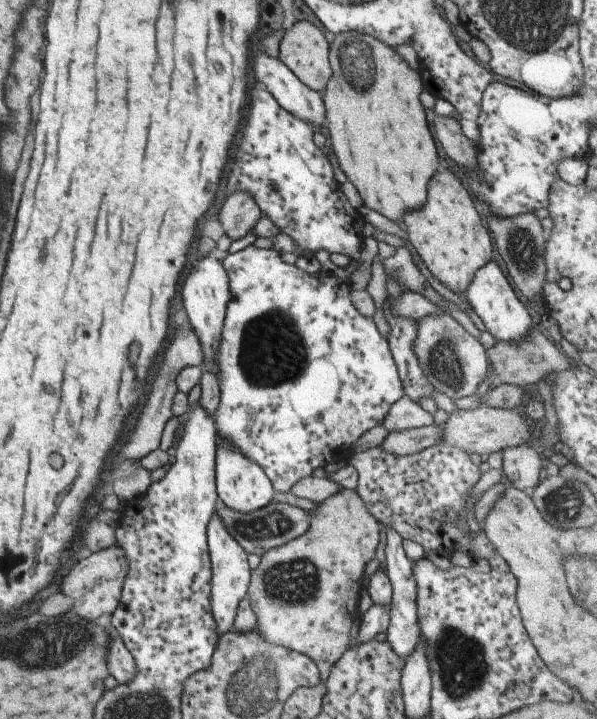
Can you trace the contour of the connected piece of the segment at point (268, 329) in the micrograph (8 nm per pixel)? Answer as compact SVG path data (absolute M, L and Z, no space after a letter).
M252 244L241 251L230 253L222 263L229 278L231 301L227 304L221 343L217 350L221 395L214 418L218 435L231 440L247 457L260 464L272 481L276 493L290 492L299 480L309 477L319 466L334 467L348 462L353 453L352 444L376 424L383 424L391 406L405 394L389 342L378 331L373 317L361 315L357 311L351 299L350 282L331 272L307 273L295 264L284 263L280 256L281 253L273 248L261 249Z

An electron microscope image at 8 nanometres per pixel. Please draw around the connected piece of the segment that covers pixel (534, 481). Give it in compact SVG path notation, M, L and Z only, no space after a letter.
M528 444L503 450L504 481L516 489L536 488L542 474L542 458Z

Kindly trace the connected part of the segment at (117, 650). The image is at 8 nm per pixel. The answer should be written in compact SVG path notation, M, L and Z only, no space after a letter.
M109 629L111 645L107 656L109 674L118 680L120 685L132 682L137 675L137 664L132 653L124 646L122 639Z

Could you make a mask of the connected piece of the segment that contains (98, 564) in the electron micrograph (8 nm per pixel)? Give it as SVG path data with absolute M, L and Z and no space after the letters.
M112 545L80 558L62 584L62 592L75 600L72 612L88 621L94 621L102 614L113 614L119 605L128 571L127 556L124 549L118 545Z

